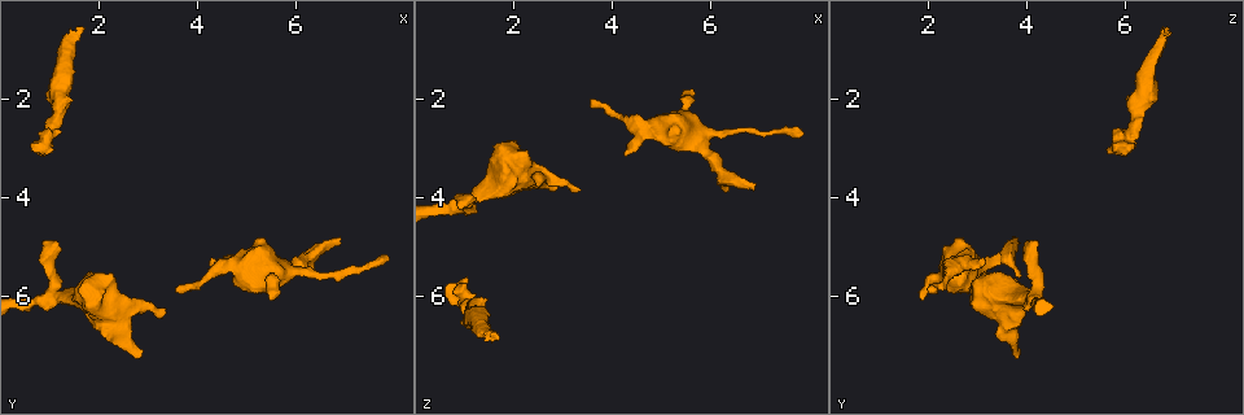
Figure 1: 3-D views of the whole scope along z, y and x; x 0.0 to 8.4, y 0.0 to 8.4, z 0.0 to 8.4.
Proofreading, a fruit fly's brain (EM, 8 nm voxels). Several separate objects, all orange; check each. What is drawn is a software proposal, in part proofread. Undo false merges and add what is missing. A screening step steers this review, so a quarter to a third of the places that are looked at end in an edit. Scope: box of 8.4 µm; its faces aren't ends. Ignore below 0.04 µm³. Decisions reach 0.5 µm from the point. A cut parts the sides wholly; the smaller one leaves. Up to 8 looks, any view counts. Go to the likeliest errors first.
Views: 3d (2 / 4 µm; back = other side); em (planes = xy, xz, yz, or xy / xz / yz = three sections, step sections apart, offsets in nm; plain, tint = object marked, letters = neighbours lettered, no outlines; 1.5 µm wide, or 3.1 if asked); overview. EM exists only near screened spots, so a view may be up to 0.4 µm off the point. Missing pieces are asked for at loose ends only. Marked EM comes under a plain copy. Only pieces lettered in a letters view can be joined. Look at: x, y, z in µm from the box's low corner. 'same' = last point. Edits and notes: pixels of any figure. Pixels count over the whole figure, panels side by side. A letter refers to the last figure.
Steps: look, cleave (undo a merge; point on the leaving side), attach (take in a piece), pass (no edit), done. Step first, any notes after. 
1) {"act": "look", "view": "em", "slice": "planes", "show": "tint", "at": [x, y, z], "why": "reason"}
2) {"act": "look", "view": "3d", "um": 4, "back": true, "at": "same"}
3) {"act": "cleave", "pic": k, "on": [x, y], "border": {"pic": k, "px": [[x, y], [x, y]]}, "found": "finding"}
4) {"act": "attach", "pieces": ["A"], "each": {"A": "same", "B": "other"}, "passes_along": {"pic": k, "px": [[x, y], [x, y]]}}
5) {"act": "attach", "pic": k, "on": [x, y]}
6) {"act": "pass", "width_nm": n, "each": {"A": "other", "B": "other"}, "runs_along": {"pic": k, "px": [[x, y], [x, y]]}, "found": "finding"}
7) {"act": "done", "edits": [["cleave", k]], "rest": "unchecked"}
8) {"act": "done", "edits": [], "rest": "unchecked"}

{"act": "look", "view": "em", "slice": "planes", "show": "letters", "at": [1.70, 0.60, 6.80], "why": "branch stops here"}

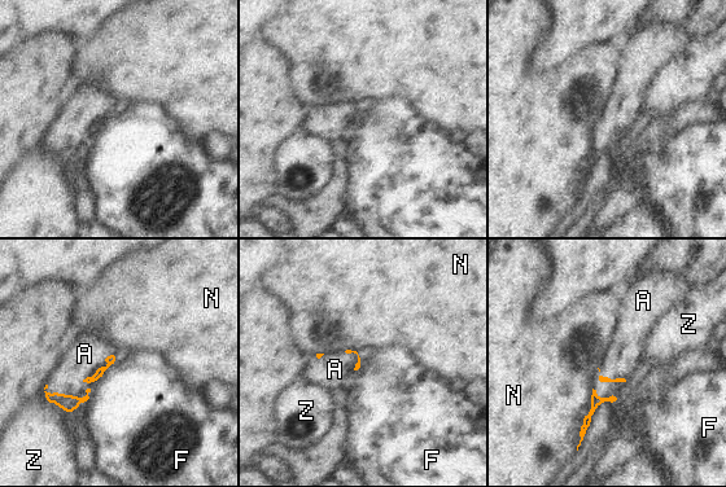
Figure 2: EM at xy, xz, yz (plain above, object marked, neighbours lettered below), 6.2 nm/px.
{"act": "attach", "pieces": ["A"], "each": {"A": "same", "F": "other", "N": "other", "Z": "other"}, "passes_along": {"pic": 2, "px": [[69, 403], [68, 395], [82, 358]]}, "found": "it goes on there"}

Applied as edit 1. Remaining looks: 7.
{"act": "look", "view": "overview", "why": "redraw"}

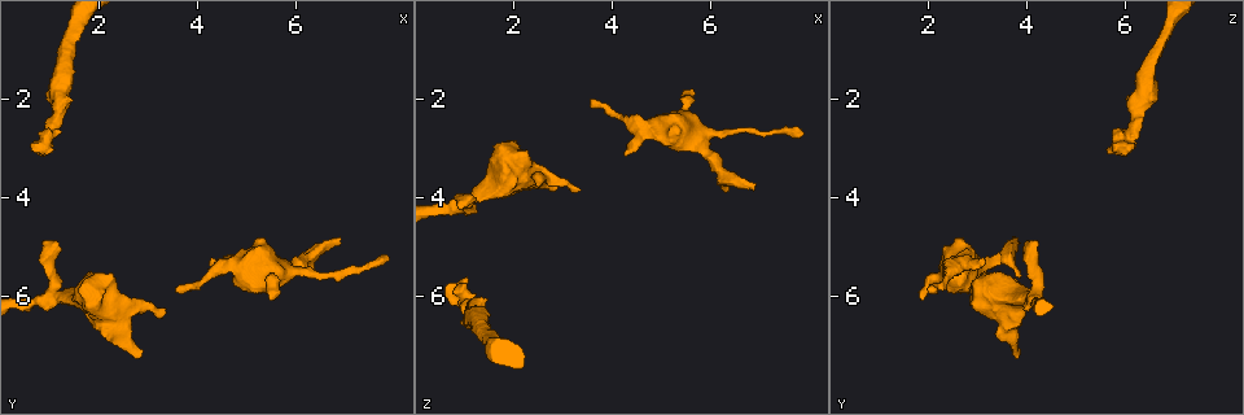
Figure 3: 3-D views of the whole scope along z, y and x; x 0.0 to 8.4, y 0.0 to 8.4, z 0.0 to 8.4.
{"act": "look", "view": "3d", "um": 4, "at": [3.30, 6.35, 3.90], "why": "free end"}

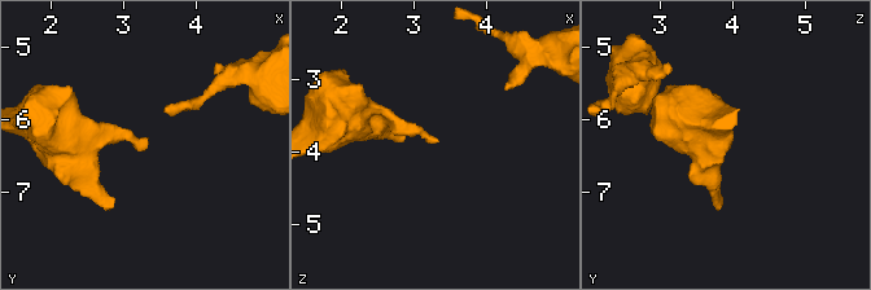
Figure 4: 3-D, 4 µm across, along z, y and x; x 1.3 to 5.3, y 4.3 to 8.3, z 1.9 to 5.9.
{"act": "look", "view": "em", "slice": "yz", "step": 8, "show": "letters", "at": [3.35, 6.35, 3.85]}

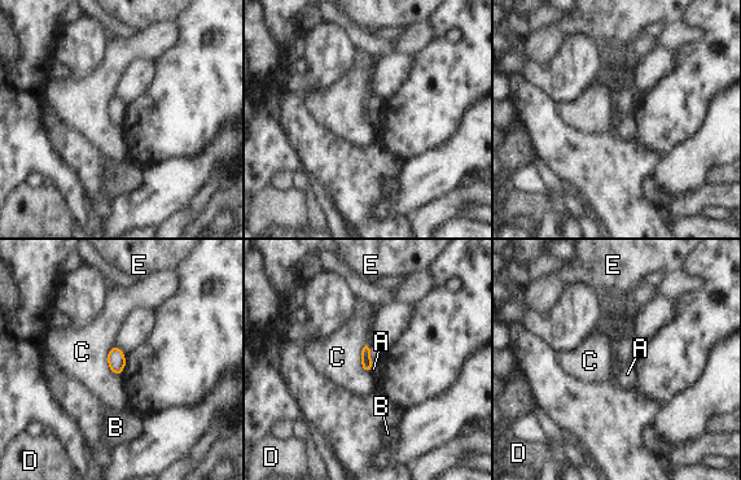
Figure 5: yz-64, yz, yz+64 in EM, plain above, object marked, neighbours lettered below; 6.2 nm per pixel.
{"act": "look", "view": "em", "slice": "planes", "show": "letters", "at": "same", "why": "cut it another way"}

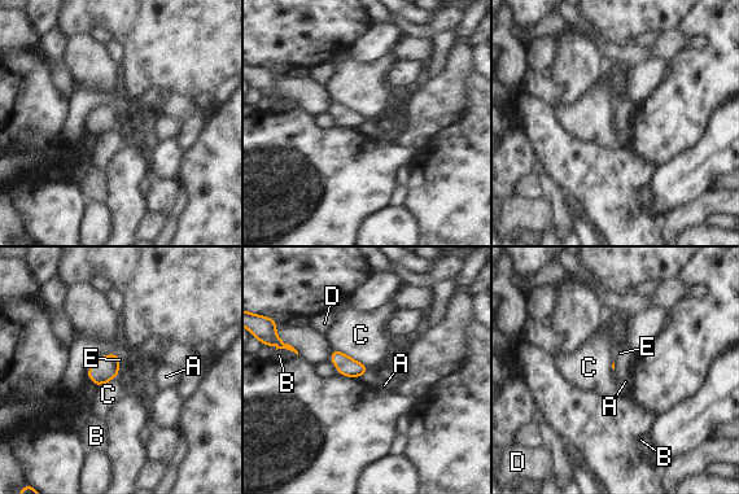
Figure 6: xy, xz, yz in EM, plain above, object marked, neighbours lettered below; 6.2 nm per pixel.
{"act": "pass", "each": {"A": "other", "B": "other", "C": "other", "D": "other", "E": "other"}, "border": {"pic": 6, "px": [[368, 368], [361, 377]]}, "found": "no lettered piece goes on from it"}

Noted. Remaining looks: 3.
{"act": "look", "view": "3d", "um": 4, "back": true, "at": [6.85, 4.90, 3.75]}

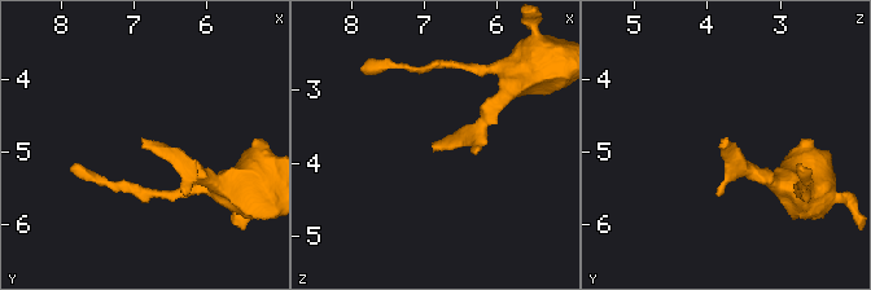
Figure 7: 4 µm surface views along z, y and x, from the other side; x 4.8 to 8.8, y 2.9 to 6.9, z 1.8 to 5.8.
{"act": "look", "view": "em", "slice": "planes", "show": "letters", "at": [6.90, 4.80, 3.70]}

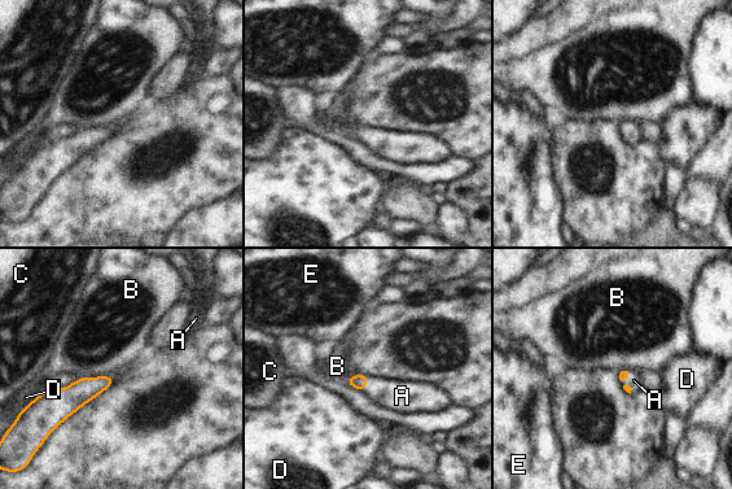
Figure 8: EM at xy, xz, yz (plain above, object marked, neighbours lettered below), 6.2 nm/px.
{"act": "attach", "pieces": ["A"], "each": {"A": "same", "B": "other", "C": "other", "D": "other", "E": "other"}, "passes_along": {"pic": 8, "px": [[359, 381], [366, 385], [402, 396]]}, "found": "it goes on there"}

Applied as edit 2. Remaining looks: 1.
{"act": "done", "edits": [["attach", 2], ["attach", 8]], "rest": "unchecked"}

